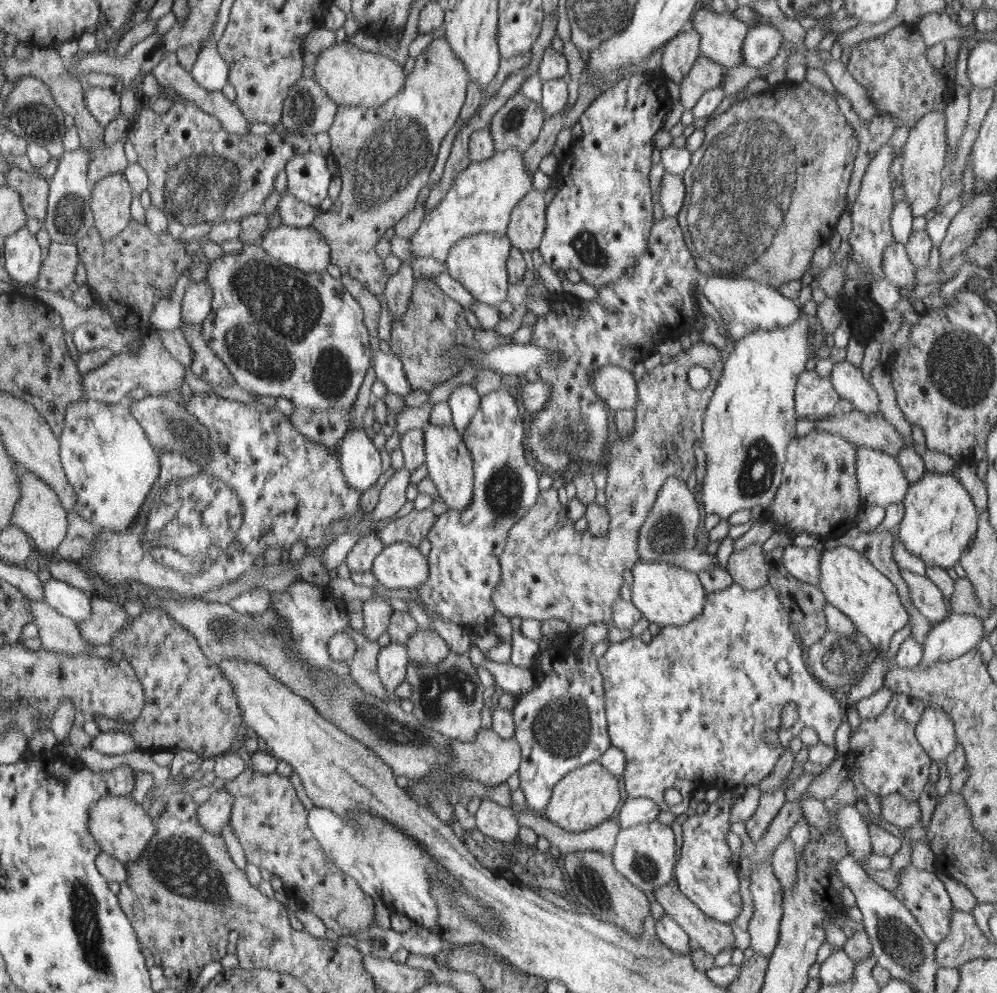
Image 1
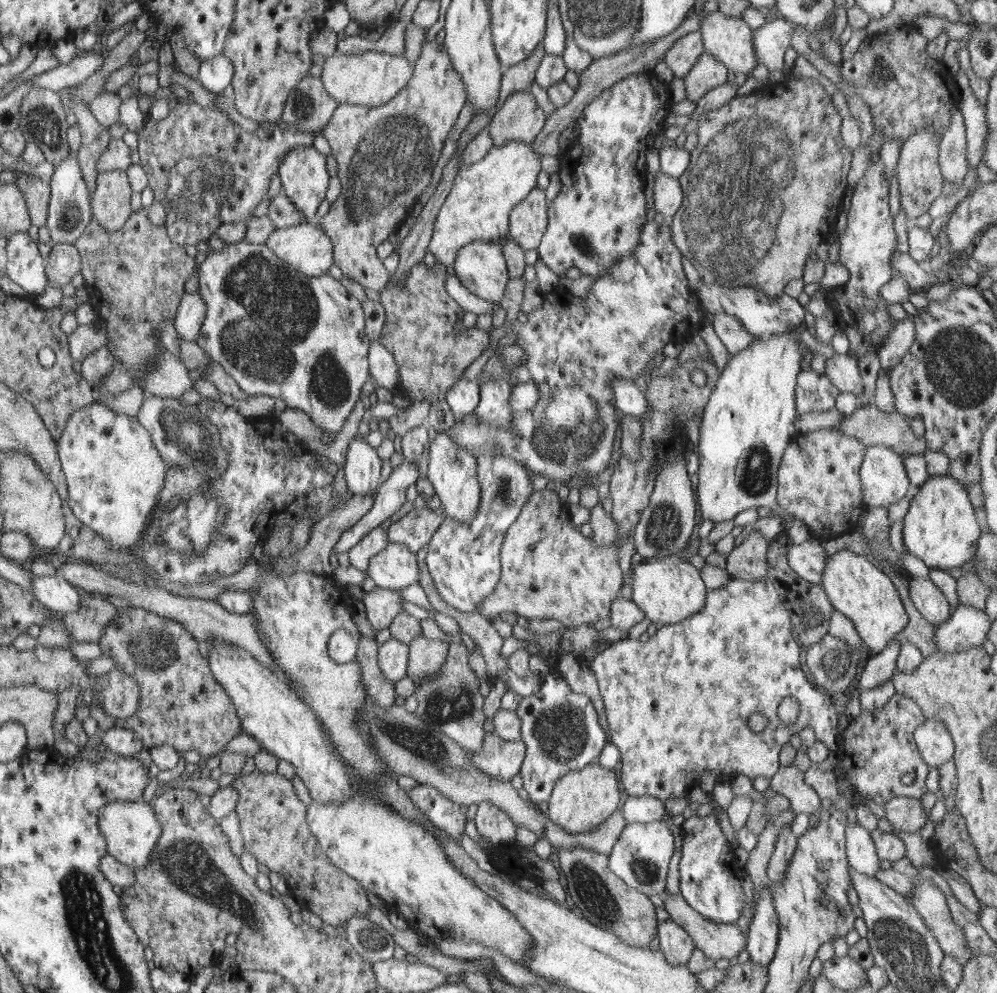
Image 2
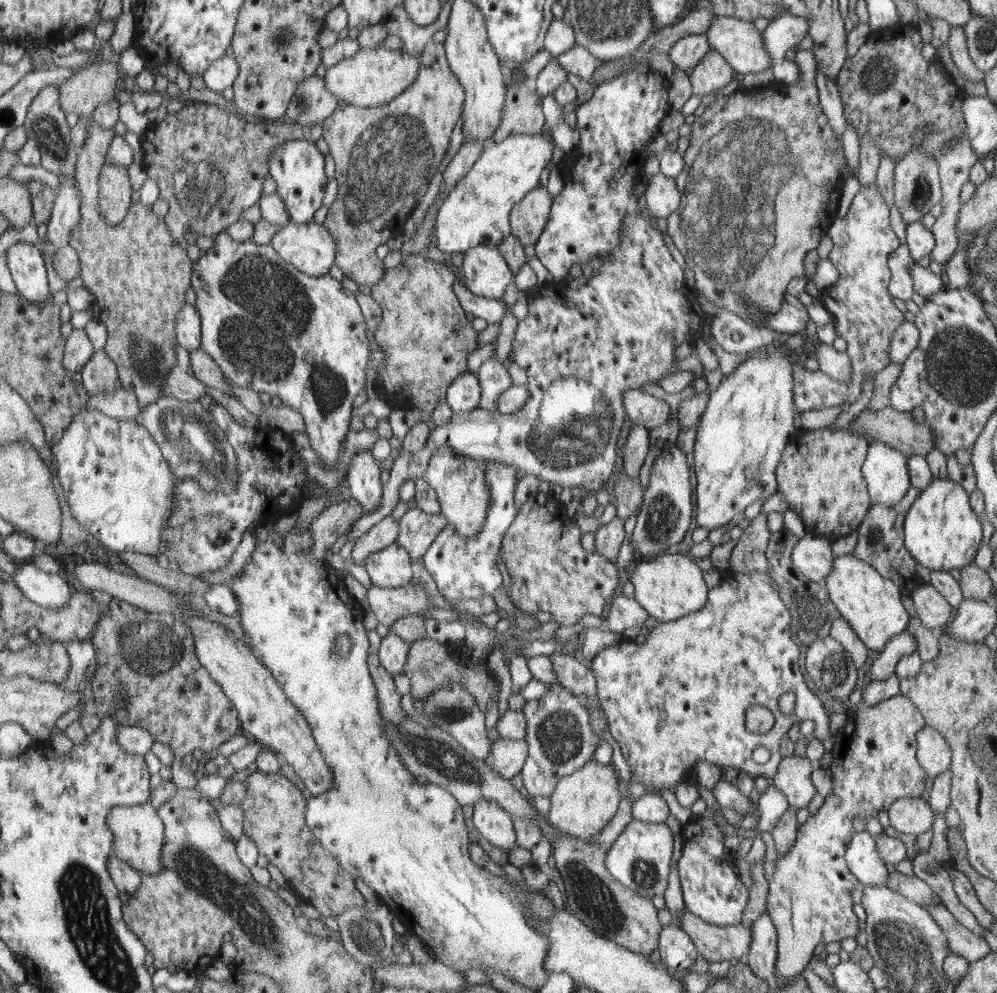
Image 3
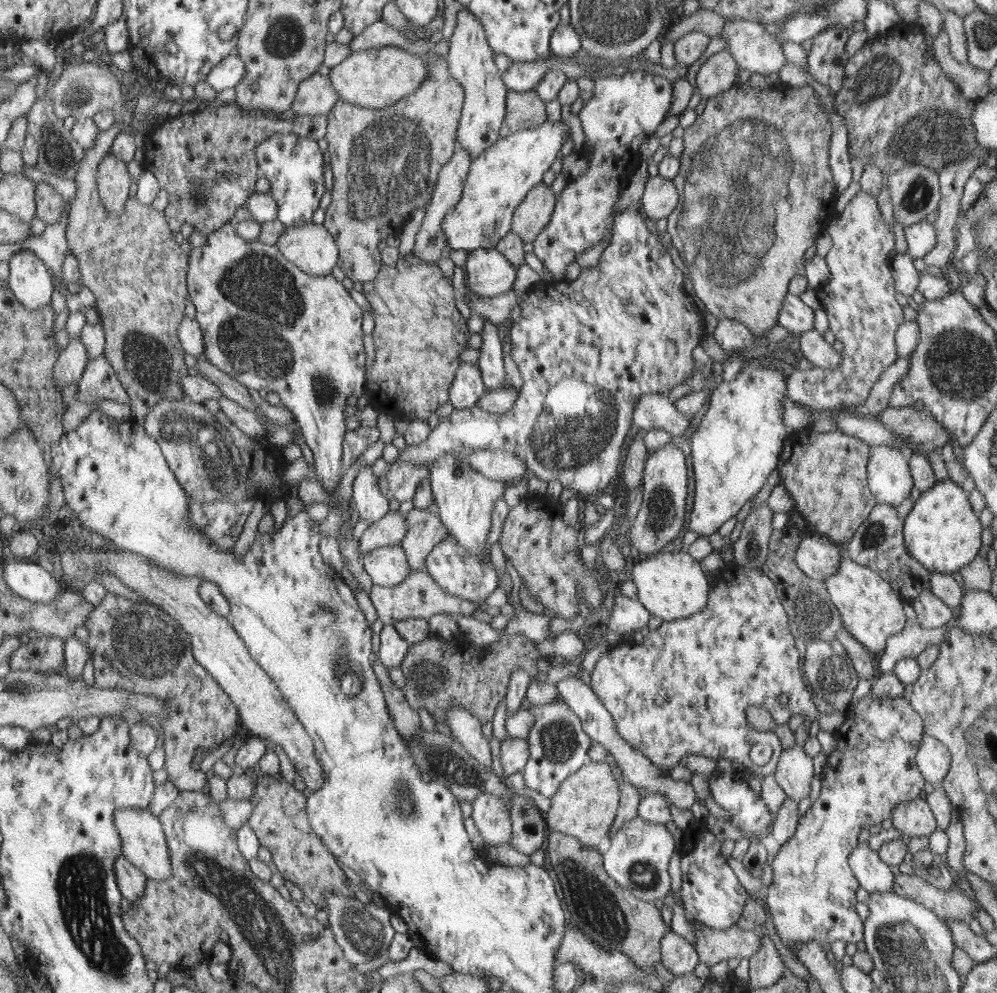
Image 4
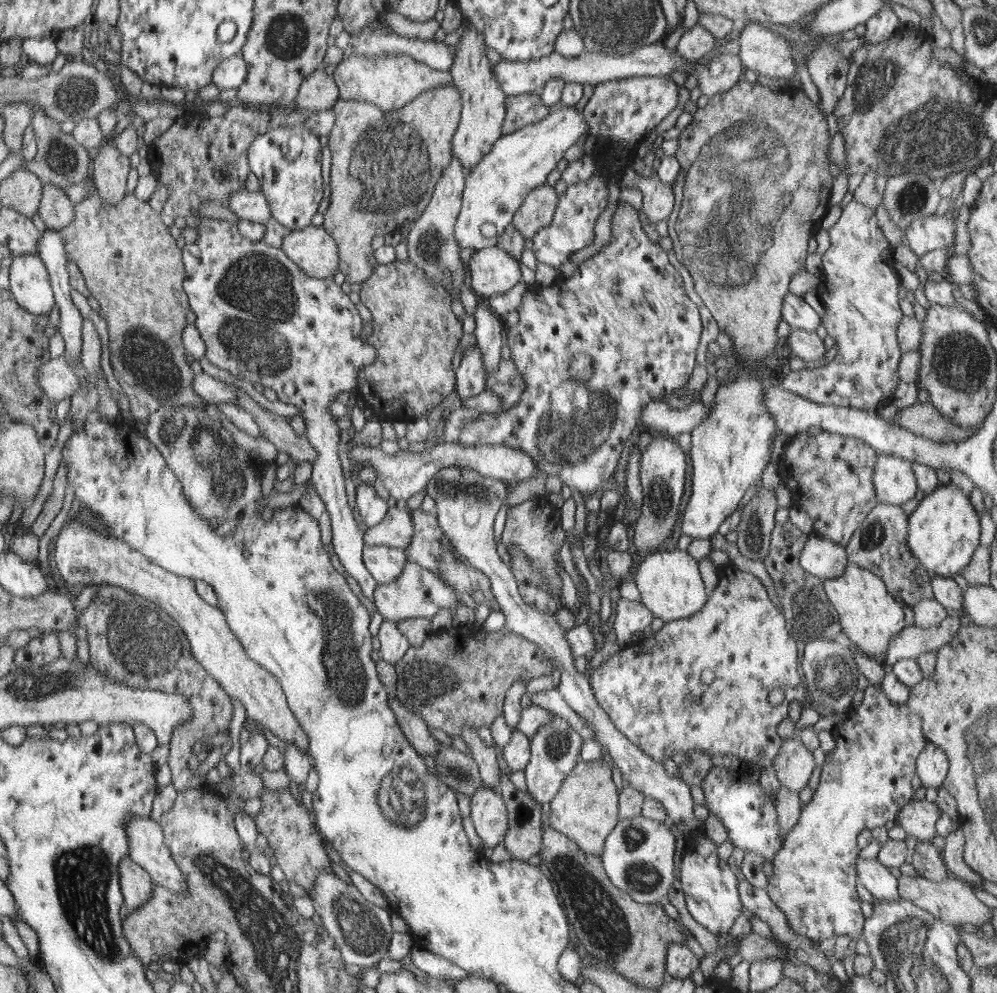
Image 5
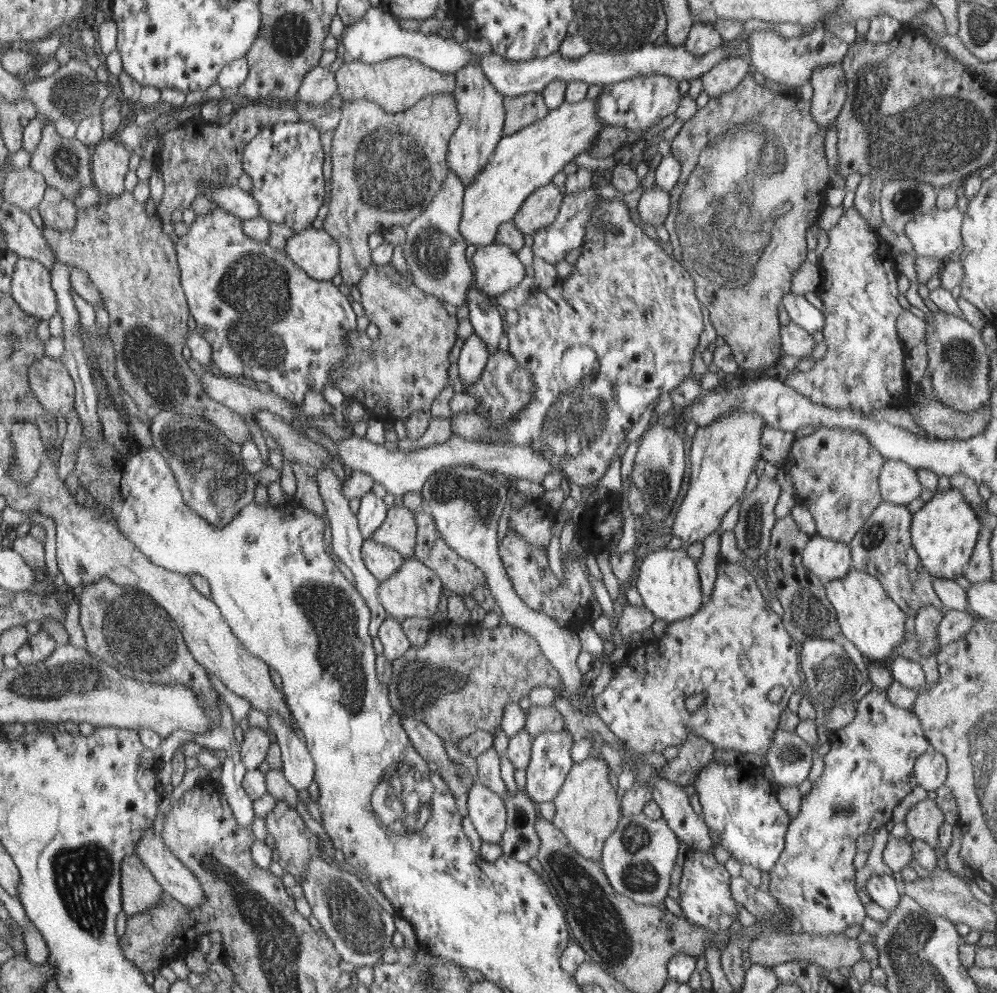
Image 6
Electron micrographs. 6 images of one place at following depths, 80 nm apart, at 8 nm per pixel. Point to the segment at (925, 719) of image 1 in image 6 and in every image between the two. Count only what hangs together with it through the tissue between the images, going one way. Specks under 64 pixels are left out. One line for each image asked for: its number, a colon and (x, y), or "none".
2: (933, 741)
3: (932, 752)
4: (933, 760)
5: (931, 765)
6: (929, 769)

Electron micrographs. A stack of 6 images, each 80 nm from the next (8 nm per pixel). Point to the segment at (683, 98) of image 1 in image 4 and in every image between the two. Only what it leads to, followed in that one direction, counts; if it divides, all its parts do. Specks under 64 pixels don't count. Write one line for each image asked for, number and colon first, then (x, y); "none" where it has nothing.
2: (707, 73)
3: (711, 73)
4: (719, 72)

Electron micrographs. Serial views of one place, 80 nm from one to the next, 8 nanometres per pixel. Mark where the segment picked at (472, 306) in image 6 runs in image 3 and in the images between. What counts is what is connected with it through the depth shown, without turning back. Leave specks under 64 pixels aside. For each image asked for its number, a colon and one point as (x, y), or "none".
3: (493, 379)
4: (489, 360)
5: (486, 332)

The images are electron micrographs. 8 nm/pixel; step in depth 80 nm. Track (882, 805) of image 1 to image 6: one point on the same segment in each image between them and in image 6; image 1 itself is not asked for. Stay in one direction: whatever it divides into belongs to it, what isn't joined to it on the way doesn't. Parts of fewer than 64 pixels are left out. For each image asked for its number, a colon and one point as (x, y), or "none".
2: (906, 813)
3: (907, 815)
4: (912, 818)
5: (917, 818)
6: (922, 821)

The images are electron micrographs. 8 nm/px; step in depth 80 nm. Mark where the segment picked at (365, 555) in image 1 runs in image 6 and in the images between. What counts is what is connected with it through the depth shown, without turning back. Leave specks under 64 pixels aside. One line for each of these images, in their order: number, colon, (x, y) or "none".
2: (358, 556)
3: (384, 533)
4: (390, 529)
5: (396, 528)
6: (398, 530)

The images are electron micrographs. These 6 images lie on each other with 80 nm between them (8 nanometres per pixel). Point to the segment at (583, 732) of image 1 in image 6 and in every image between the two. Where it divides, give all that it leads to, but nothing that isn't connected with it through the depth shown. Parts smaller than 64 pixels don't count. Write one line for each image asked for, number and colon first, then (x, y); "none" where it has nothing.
2: (561, 732)
3: (560, 740)
4: (557, 743)
5: (555, 746)
6: (551, 756)

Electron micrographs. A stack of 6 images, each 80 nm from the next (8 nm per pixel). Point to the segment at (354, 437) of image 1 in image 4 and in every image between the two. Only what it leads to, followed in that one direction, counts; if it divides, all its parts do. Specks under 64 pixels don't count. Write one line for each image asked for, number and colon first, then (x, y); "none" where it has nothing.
2: (361, 467)
3: (362, 476)
4: (371, 505)

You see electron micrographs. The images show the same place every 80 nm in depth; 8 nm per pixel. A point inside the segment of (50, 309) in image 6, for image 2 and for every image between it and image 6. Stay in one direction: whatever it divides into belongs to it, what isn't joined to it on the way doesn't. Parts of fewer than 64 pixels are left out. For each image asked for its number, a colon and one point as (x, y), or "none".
2: (23, 266)
3: (26, 268)
4: (28, 281)
5: (28, 283)

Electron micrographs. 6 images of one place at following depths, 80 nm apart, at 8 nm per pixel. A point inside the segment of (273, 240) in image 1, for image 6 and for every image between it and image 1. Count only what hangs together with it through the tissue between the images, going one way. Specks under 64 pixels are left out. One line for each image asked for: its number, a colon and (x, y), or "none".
2: (305, 247)
3: (308, 247)
4: (310, 247)
5: (313, 249)
6: (315, 251)

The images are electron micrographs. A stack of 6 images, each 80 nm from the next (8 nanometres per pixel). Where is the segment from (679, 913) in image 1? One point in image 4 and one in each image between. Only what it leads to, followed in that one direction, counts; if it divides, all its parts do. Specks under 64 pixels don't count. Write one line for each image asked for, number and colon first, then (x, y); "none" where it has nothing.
2: (716, 941)
3: (715, 944)
4: (712, 946)

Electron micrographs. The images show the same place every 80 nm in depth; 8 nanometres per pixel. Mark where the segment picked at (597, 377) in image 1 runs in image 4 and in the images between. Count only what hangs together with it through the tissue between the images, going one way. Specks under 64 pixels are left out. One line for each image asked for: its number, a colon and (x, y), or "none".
2: (629, 400)
3: (641, 409)
4: (653, 411)

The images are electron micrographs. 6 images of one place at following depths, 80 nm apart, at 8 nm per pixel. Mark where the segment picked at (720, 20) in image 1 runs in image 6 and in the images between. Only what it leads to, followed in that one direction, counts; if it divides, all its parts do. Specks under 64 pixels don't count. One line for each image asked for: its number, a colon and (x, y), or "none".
2: (728, 39)
3: (738, 42)
4: (752, 49)
5: (768, 54)
6: (789, 62)

